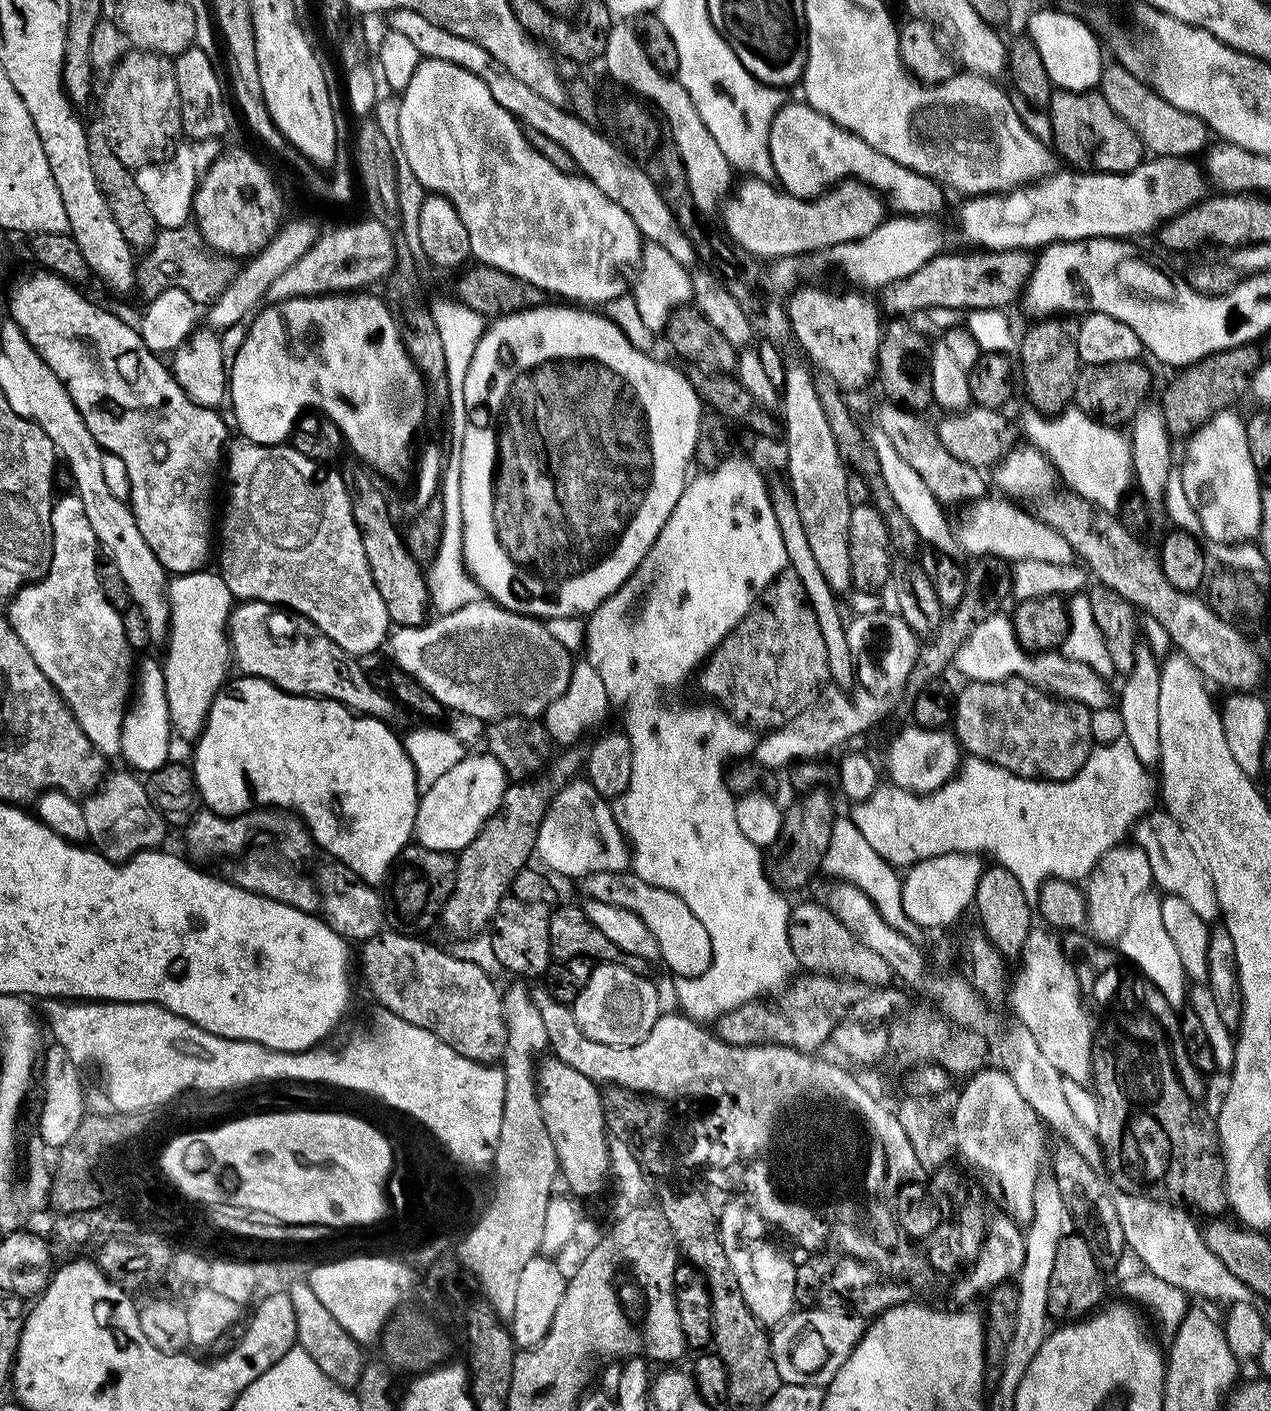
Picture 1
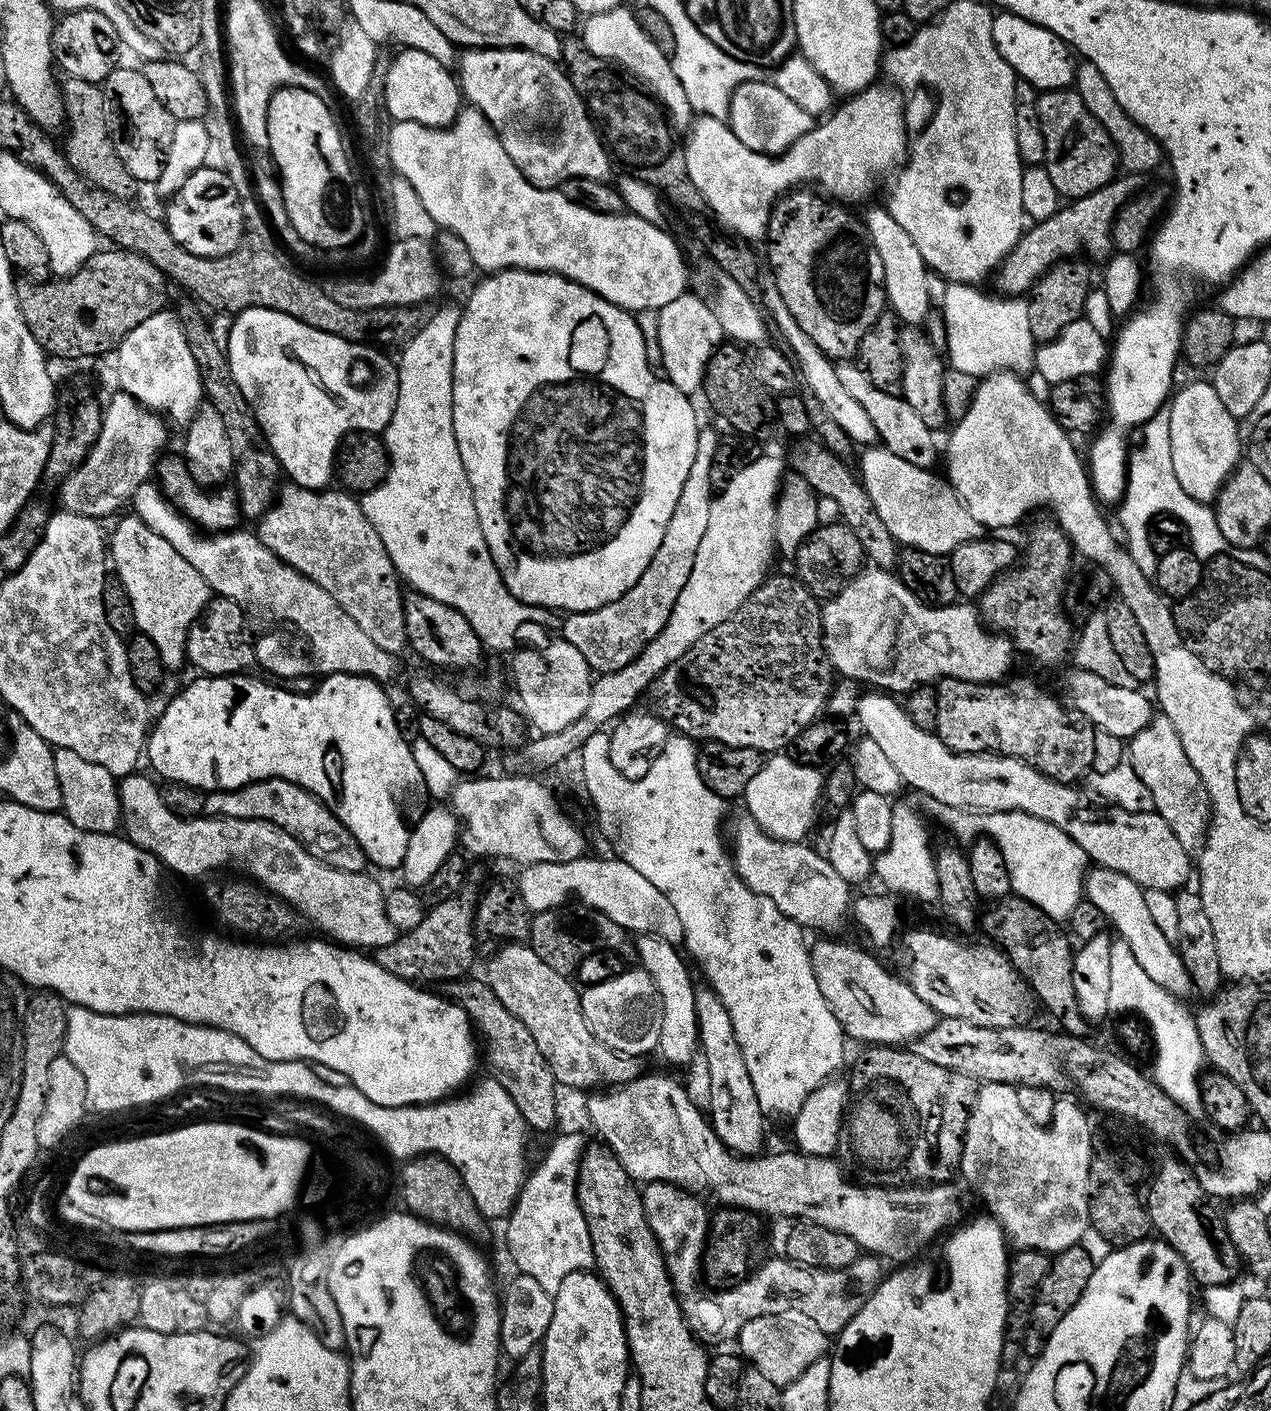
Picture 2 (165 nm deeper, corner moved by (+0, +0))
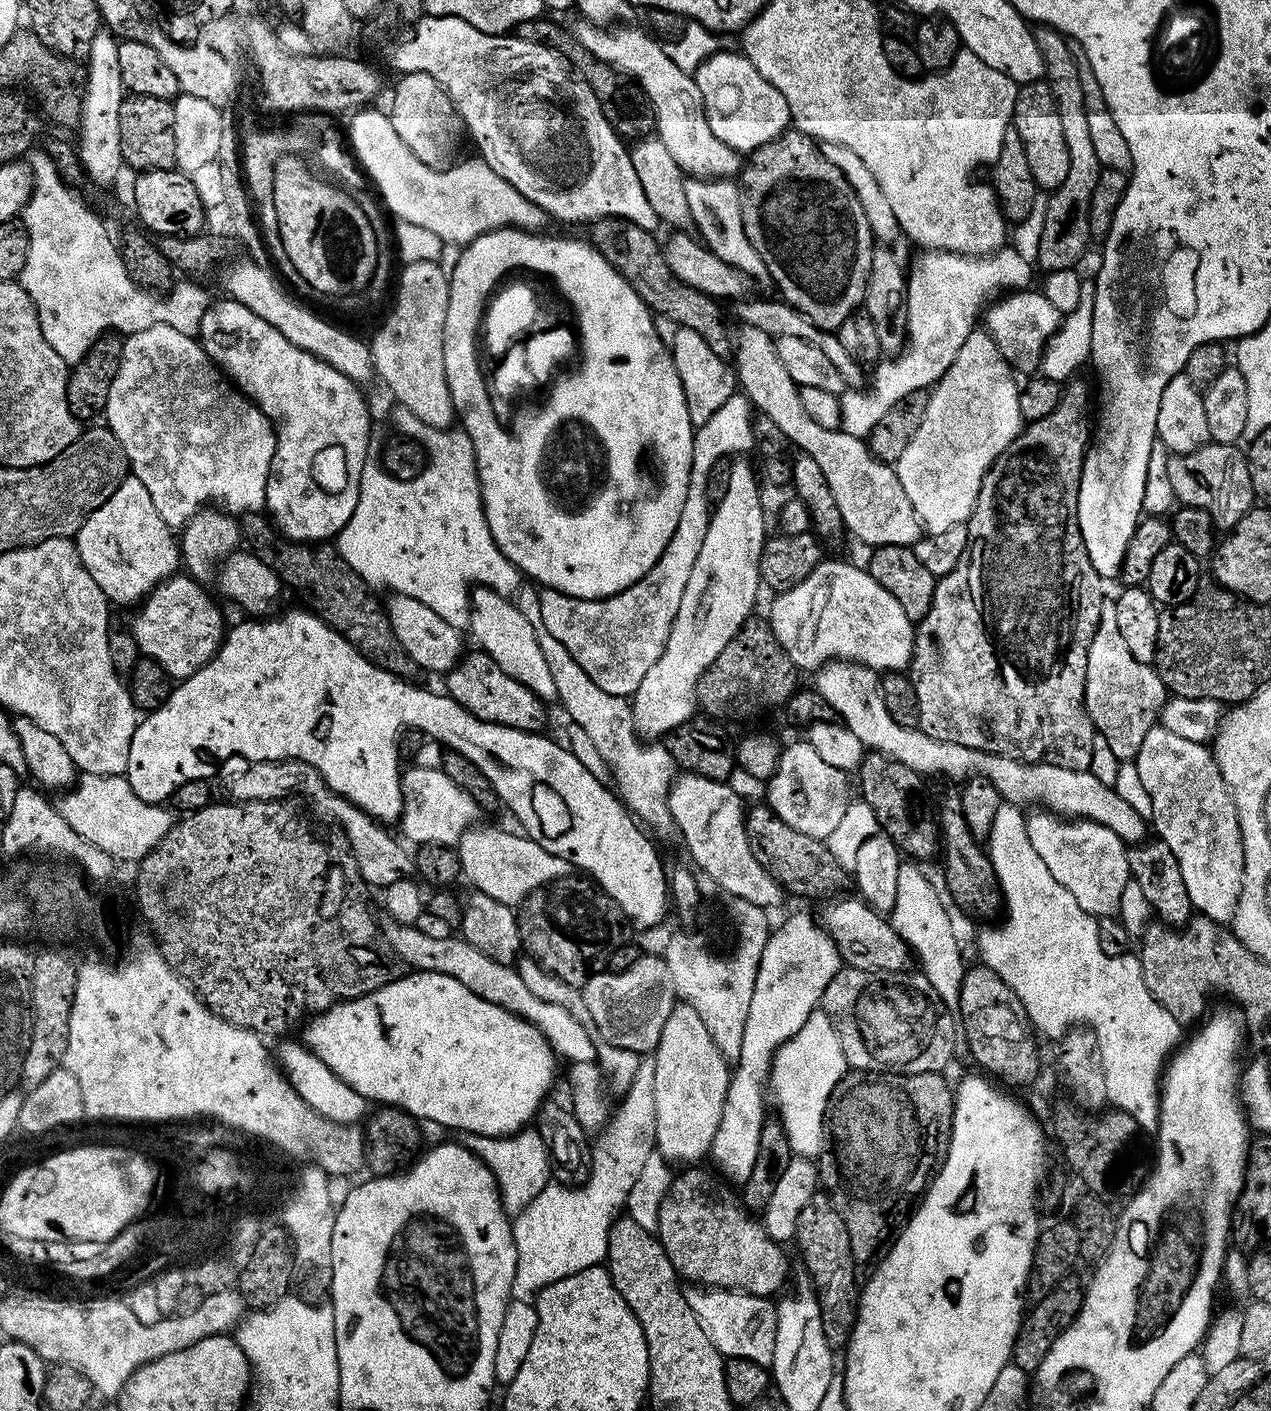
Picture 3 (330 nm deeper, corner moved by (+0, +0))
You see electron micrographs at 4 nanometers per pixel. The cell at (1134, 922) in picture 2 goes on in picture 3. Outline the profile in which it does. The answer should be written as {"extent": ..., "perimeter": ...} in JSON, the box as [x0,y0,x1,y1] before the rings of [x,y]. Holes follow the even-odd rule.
{"extent":[1027,810,1130,918],"perimeter":[[[1044,810],[1037,812],[1040,812],[1037,816],[1027,817],[1028,837],[1030,846],[1038,850],[1038,858],[1046,862],[1046,870],[1050,870],[1050,874],[1054,874],[1054,878],[1058,878],[1058,882],[1062,882],[1062,886],[1066,886],[1066,890],[1074,894],[1074,902],[1078,902],[1078,906],[1082,906],[1084,912],[1089,912],[1097,918],[1115,917],[1120,911],[1122,890],[1126,890],[1126,886],[1130,883],[1128,848],[1124,841],[1118,838],[1118,834],[1114,834],[1114,830],[1096,824],[1092,820],[1076,818],[1069,822],[1067,819],[1049,814]]]}

